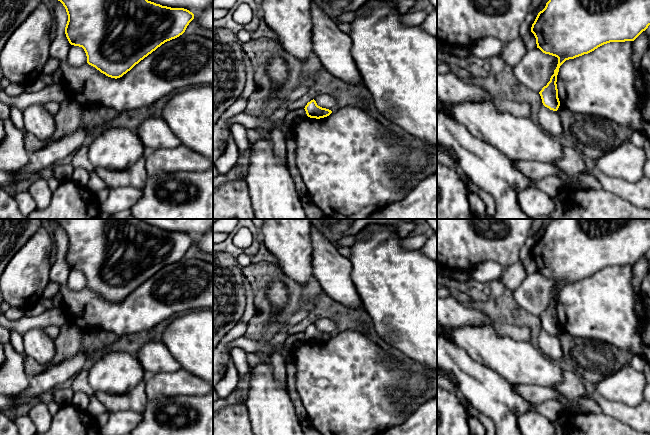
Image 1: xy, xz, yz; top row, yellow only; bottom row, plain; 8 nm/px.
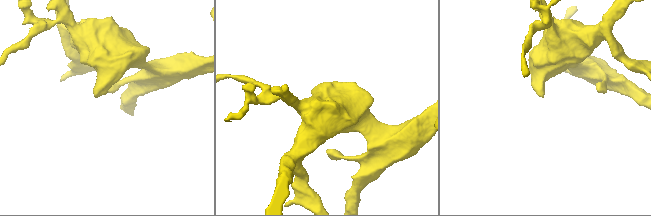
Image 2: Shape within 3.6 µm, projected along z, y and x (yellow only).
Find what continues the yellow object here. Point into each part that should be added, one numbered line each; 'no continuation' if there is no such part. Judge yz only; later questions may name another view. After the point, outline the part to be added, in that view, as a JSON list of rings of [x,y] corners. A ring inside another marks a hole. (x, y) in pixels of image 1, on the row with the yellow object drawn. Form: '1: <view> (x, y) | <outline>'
no continuation

